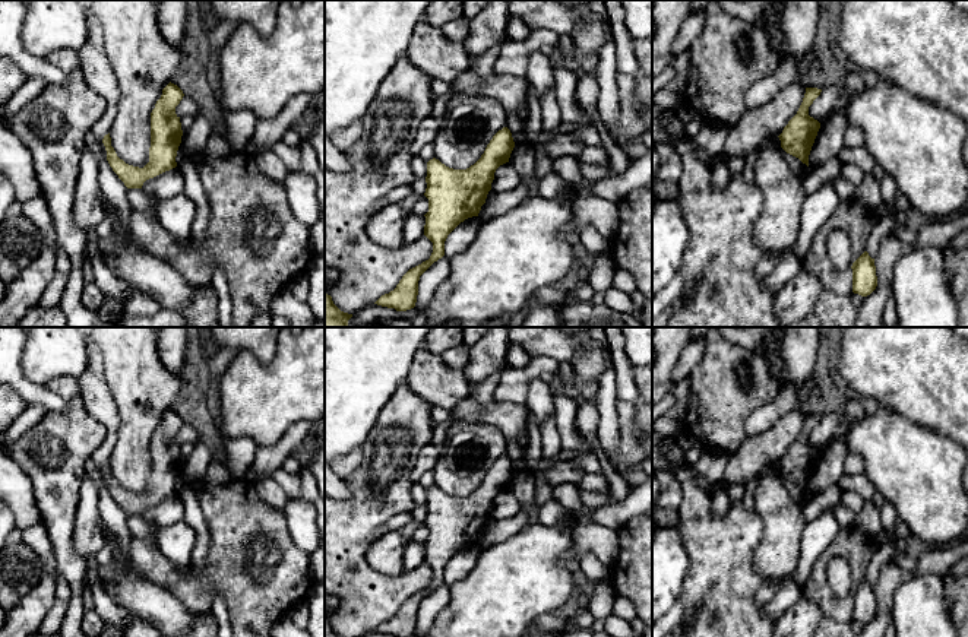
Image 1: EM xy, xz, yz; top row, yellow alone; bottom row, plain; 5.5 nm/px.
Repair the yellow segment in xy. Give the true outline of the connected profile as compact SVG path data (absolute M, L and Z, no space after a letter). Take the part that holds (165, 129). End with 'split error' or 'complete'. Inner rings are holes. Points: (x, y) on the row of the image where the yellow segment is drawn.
M171 82L162 89L162 95L151 112L149 162L143 168L129 165L120 159L111 146L110 133L104 136L107 161L127 188L142 188L146 180L177 167L175 156L183 130L175 107L183 96L183 91Z; complete

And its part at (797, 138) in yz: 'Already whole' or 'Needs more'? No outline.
Already whole

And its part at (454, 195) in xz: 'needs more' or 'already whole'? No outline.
already whole

